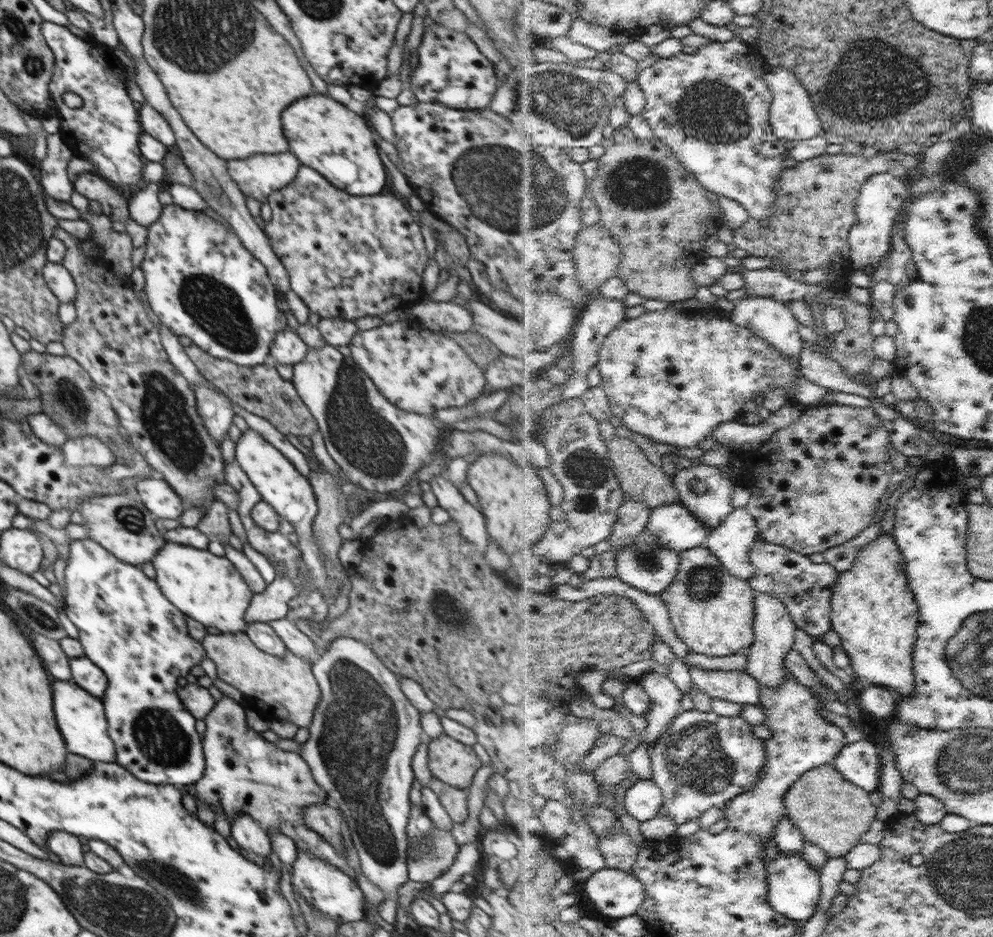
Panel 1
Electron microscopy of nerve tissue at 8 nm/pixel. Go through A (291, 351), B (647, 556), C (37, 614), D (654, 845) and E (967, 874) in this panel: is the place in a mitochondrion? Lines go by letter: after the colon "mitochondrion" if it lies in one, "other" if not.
A: other
B: mitochondrion
C: mitochondrion
D: other
E: mitochondrion

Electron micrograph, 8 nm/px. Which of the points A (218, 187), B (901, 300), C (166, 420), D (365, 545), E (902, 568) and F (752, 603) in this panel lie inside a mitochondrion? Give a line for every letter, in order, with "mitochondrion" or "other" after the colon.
A: mitochondrion
B: other
C: mitochondrion
D: other
E: other
F: other

